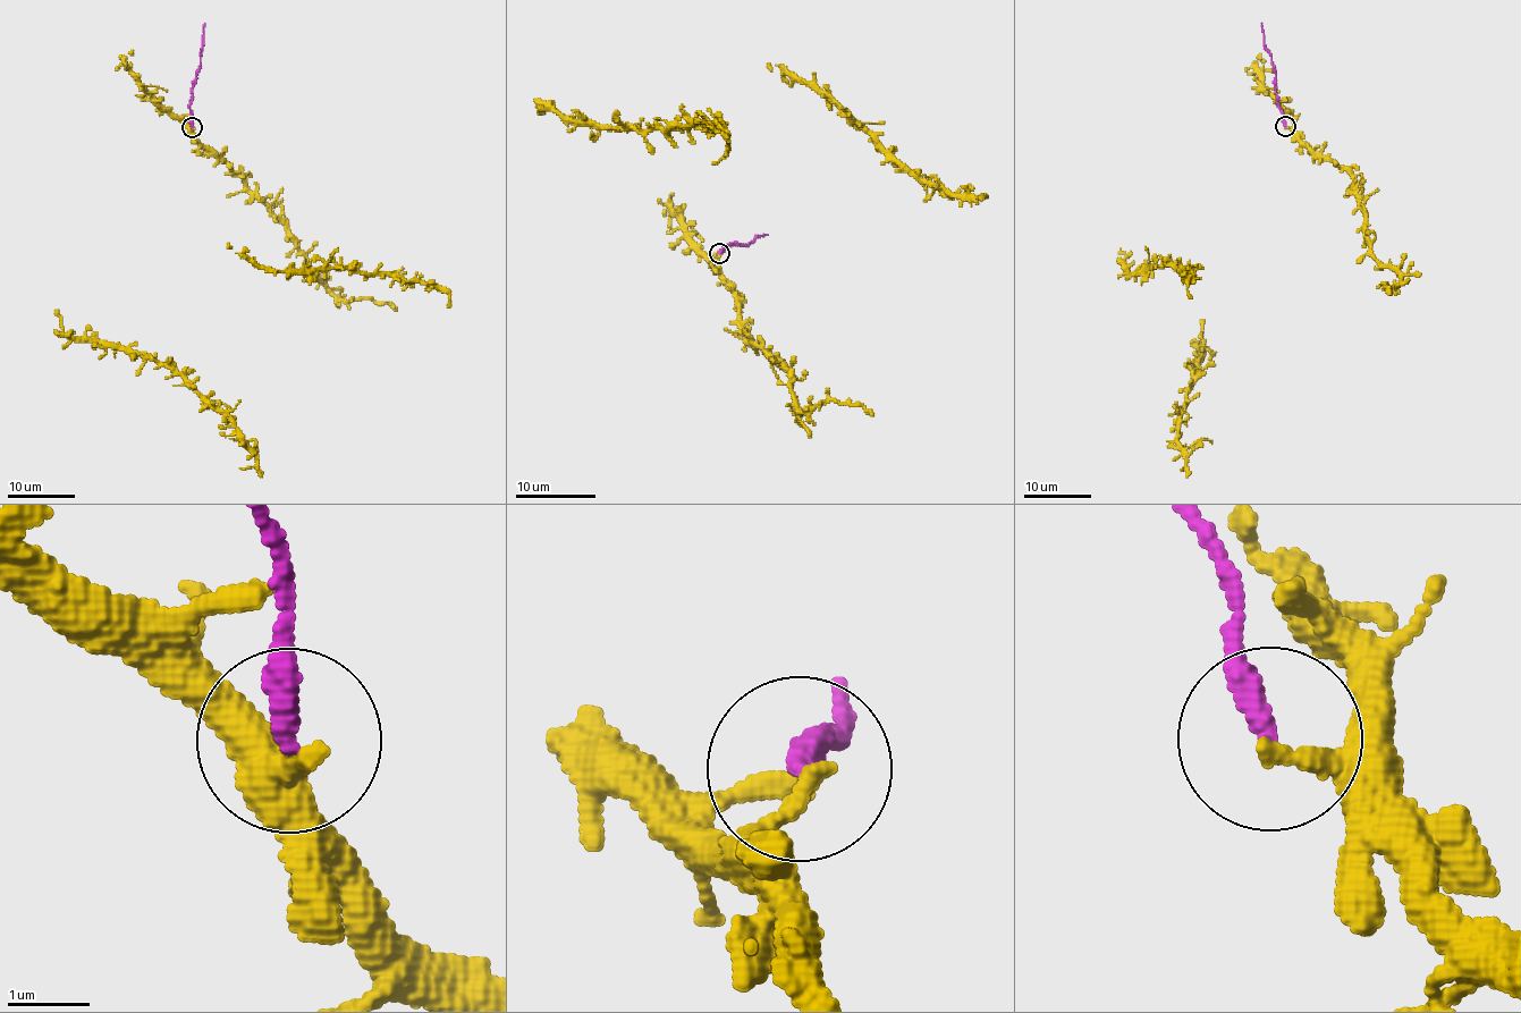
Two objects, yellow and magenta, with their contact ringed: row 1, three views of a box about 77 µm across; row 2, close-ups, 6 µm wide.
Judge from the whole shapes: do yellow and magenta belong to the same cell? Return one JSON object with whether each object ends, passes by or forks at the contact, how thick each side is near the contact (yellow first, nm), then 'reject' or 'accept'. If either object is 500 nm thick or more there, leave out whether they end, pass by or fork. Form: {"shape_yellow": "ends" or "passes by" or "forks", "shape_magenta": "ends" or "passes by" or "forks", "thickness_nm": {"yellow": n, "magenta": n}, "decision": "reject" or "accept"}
{"shape_yellow": "ends", "shape_magenta": "ends", "thickness_nm": {"yellow": 240, "magenta": 320}, "decision": "reject"}

